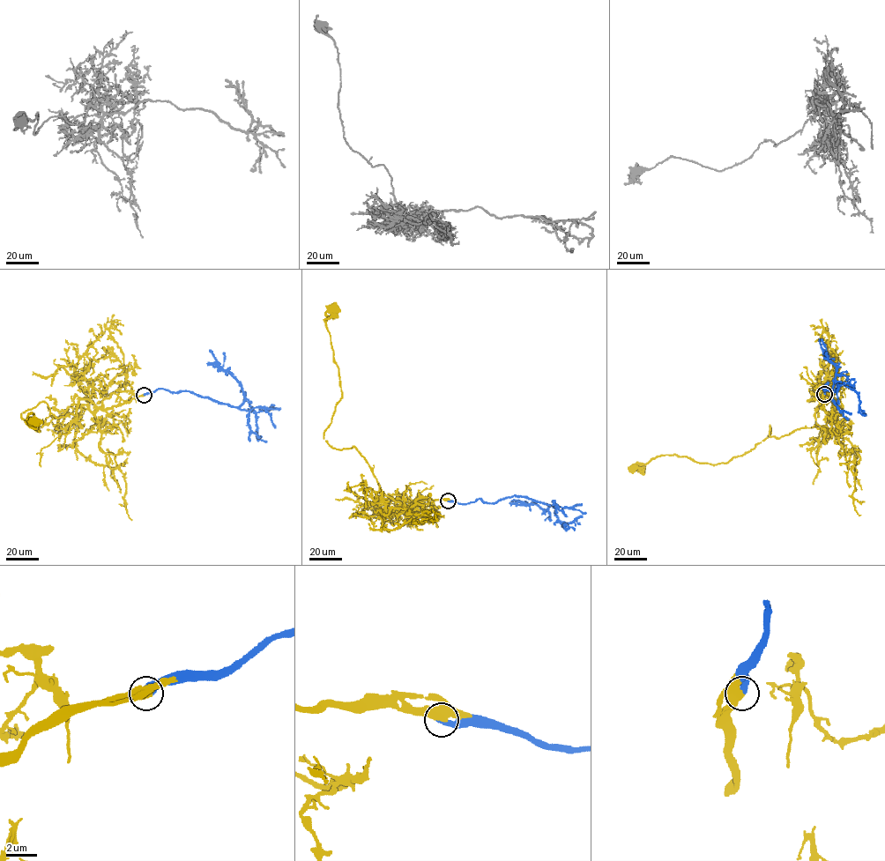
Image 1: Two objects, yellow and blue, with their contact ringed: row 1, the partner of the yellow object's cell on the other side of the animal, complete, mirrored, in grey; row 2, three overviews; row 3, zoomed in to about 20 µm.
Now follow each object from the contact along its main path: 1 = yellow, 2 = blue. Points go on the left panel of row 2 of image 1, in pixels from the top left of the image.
1: (144, 395), (105, 409), (81, 398), (57, 418), (40, 402), (20, 413), (40, 432), (35, 420)
2: (144, 395), (159, 389), (191, 391), (239, 406), (244, 399), (242, 387), (220, 367), (209, 350)

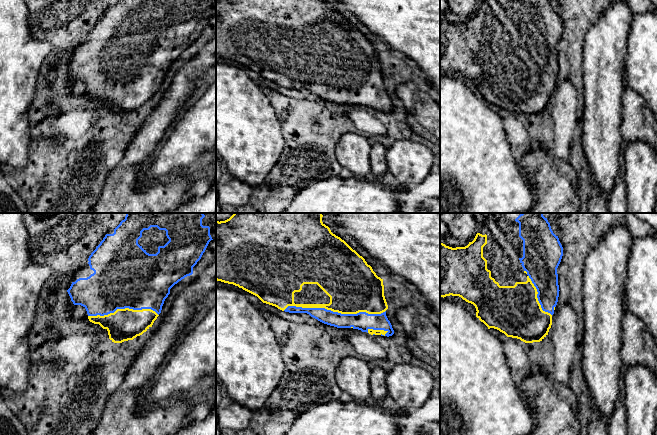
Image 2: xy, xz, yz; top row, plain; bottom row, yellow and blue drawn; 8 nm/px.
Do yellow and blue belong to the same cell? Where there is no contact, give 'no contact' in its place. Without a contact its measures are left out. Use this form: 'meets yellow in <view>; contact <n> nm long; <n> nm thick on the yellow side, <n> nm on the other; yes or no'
meets yellow in xz; contact 800 nm long; 420 nm thick on the yellow side, 150 nm on the other; yes

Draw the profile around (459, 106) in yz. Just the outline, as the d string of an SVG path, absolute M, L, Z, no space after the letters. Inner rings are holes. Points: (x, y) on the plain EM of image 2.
M440 74L440 213L526 213L534 199L533 187L511 152L503 119L491 110L488 103L462 81Z

